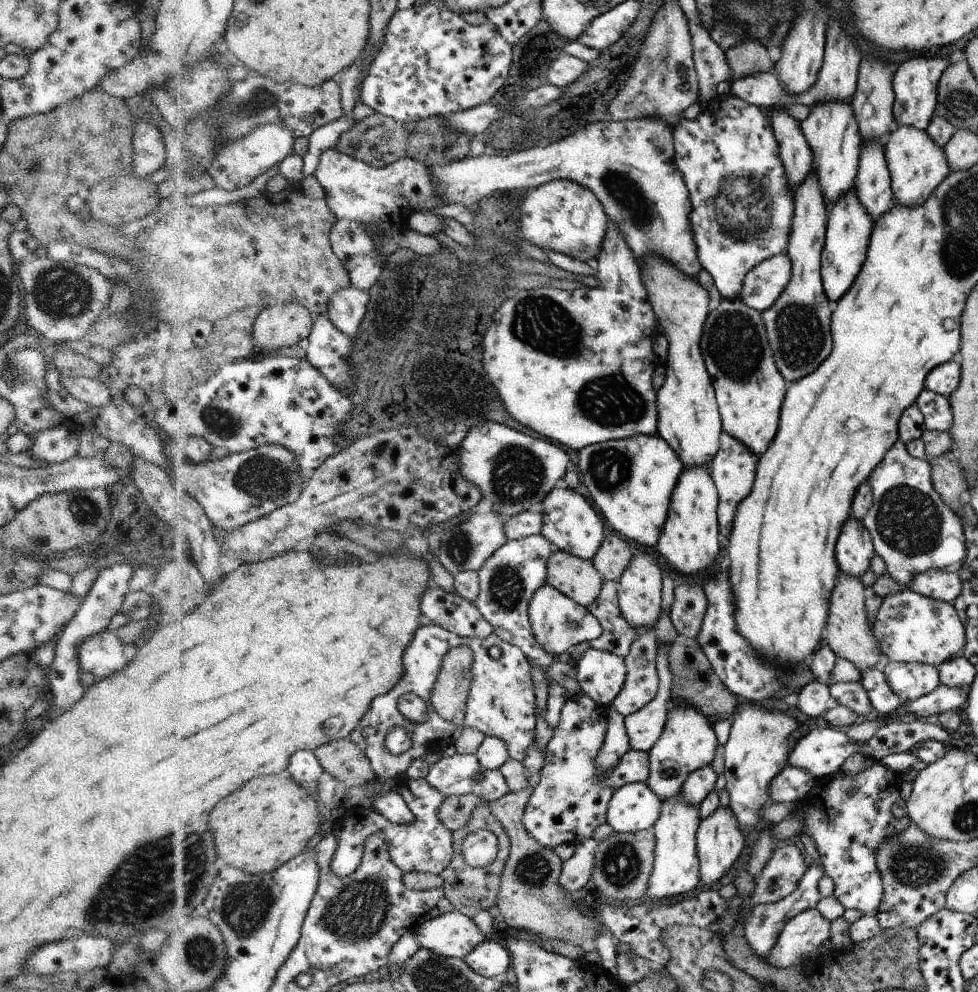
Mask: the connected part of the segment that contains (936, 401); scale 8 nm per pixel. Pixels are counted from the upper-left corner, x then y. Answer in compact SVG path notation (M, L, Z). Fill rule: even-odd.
M924 388L916 400L916 406L924 415L925 428L935 431L948 431L953 423L953 410L947 397Z

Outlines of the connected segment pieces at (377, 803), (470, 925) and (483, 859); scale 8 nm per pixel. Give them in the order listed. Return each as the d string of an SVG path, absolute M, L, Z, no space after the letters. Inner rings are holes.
M396 788L390 789L388 792L384 790L384 792L378 793L373 798L372 808L398 824L415 823L417 821L415 812L404 800L402 793L396 791Z
M456 910L426 921L416 934L421 948L459 959L486 940L477 923Z
M477 830L464 838L460 850L471 867L487 867L497 858L499 842L490 830Z

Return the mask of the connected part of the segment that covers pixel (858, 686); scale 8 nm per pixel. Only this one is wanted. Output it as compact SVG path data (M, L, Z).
M860 681L834 683L829 686L829 691L835 704L849 707L858 716L870 718L870 714L874 714L873 702L870 702L869 694Z

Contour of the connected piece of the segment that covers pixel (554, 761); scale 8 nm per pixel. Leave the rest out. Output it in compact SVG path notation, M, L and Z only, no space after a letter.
M588 695L569 696L566 704L562 707L558 724L553 728L552 738L545 746L546 760L545 766L536 781L536 786L529 796L523 812L523 825L526 832L538 844L549 849L555 849L561 844L571 844L577 846L582 841L592 839L592 832L608 821L608 808L612 802L613 794L628 783L646 783L649 780L650 766L649 753L630 749L617 762L614 770L604 780L600 781L595 772L595 762L598 760L601 746L605 742L606 716L600 716L594 699Z

